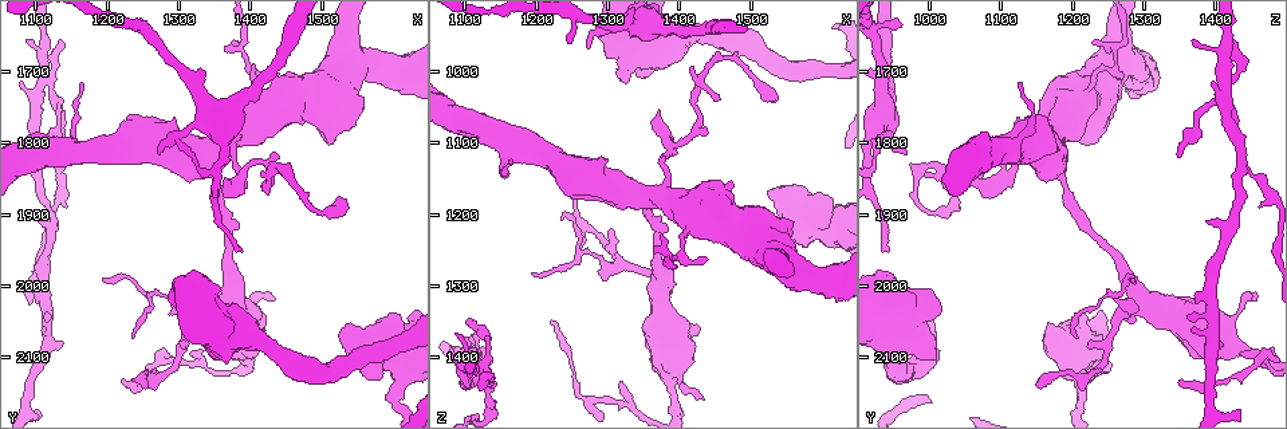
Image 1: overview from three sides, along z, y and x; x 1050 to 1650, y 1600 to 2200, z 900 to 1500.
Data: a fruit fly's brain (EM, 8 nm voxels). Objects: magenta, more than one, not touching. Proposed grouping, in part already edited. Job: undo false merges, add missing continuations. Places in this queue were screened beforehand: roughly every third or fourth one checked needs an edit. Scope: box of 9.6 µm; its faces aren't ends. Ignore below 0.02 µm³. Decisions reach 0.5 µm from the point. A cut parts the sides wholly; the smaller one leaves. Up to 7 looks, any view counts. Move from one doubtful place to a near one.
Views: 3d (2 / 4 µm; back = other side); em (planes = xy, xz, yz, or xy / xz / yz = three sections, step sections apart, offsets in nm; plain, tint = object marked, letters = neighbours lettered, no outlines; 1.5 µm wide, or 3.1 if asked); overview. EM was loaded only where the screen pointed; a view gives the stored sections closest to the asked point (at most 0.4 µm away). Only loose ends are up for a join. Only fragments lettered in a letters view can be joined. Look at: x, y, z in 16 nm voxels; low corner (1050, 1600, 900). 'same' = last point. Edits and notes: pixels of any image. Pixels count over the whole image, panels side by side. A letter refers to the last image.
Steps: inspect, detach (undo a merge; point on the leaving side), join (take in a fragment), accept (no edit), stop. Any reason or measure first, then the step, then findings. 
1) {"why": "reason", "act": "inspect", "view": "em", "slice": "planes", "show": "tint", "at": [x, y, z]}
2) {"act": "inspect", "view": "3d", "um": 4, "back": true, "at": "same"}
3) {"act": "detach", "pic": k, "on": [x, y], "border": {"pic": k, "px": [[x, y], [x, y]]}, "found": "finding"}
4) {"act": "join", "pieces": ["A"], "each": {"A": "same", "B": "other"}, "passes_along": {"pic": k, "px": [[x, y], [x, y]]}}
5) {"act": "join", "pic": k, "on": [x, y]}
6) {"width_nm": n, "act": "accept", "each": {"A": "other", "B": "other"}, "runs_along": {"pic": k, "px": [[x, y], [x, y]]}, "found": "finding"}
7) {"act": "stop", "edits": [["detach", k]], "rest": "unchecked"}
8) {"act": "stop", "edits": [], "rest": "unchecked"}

{"why": "tapers out", "act": "inspect", "view": "em", "slice": "planes", "show": "letters", "at": [1225, 2130, 1345]}

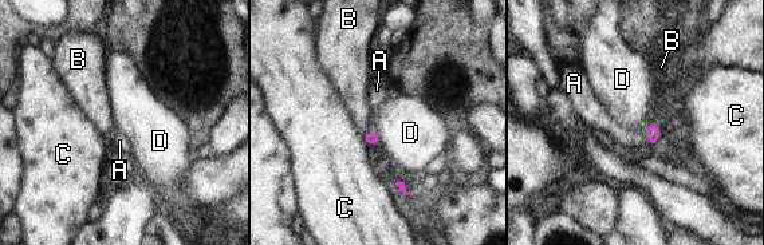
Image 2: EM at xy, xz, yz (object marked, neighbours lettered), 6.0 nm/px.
{"act": "join", "pieces": ["A"], "each": {"A": "same", "B": "other", "C": "other", "D": "other"}, "passes_along": {"pic": 2, "px": [[653, 130], [648, 137], [607, 127]]}, "found": "it goes on there"}

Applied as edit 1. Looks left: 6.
{"why": "narrows sharply", "act": "inspect", "view": "em", "slice": "planes", "show": "letters", "at": [1355, 1815, 1180]}

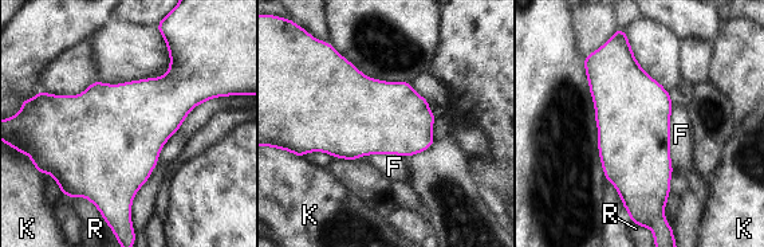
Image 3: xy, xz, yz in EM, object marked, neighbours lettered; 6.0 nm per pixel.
{"act": "accept", "each": {"F": "other", "K": "other", "R": "other"}, "border": {"pic": 3, "px": [[673, 104], [672, 175], [666, 202]]}, "found": "all the same cell"}

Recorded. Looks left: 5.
{"why": "an open end", "act": "inspect", "view": "em", "slice": "xz", "step": 8, "show": "letters", "at": [1120, 2045, 1365]}

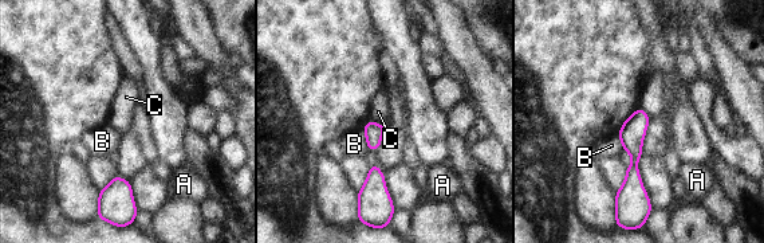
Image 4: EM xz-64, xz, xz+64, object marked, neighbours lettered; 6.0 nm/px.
{"why": "another direction", "act": "inspect", "view": "em", "slice": "planes", "show": "letters", "at": "same"}

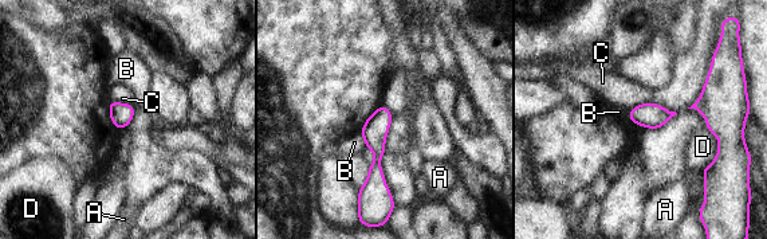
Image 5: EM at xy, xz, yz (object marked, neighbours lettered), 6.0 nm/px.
{"act": "accept", "each": {"A": "other", "B": "other", "C": "other", "D": "other"}, "found": "none of them fits"}

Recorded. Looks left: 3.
{"act": "stop", "edits": [["join", 2]], "rest": "unchecked"}

